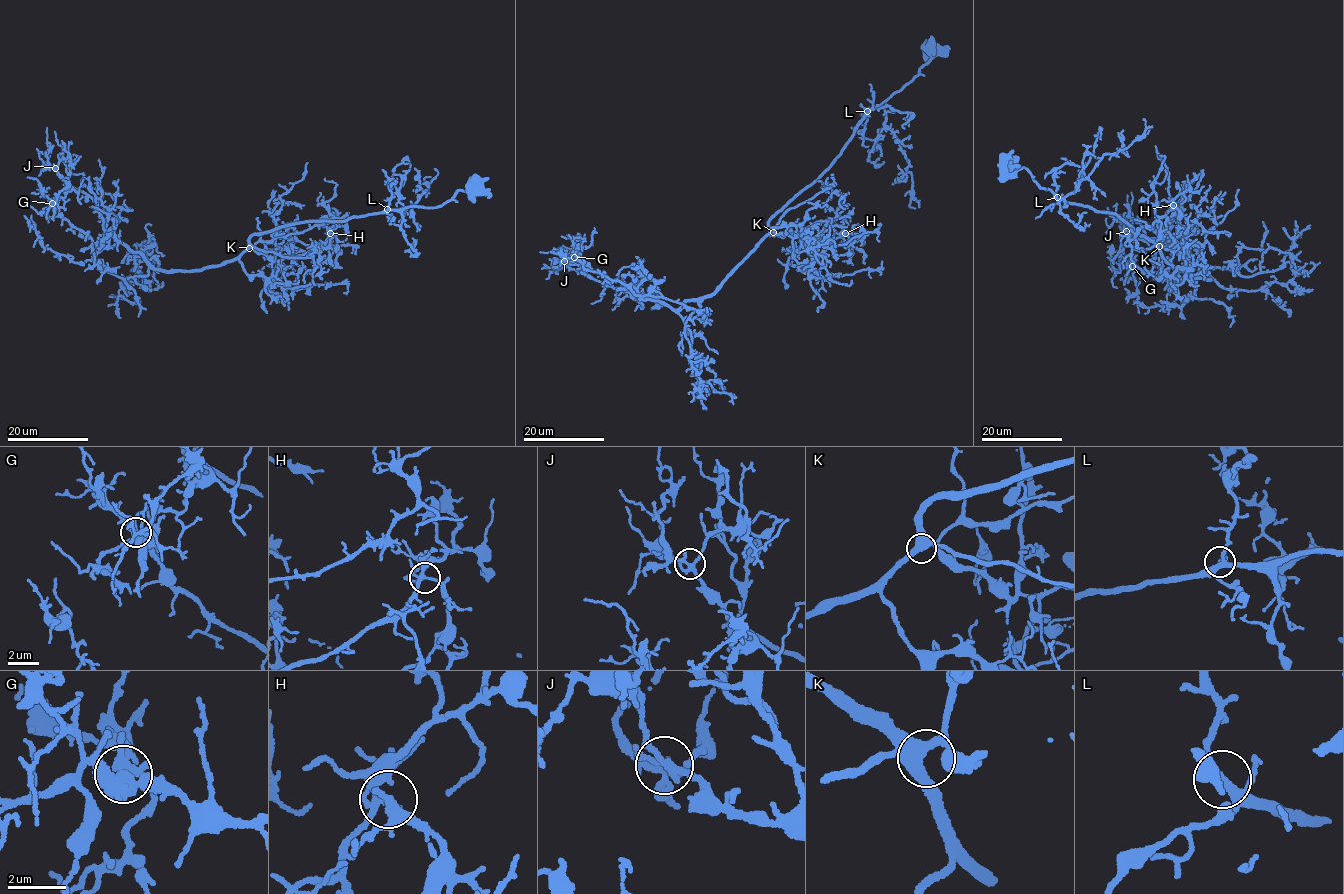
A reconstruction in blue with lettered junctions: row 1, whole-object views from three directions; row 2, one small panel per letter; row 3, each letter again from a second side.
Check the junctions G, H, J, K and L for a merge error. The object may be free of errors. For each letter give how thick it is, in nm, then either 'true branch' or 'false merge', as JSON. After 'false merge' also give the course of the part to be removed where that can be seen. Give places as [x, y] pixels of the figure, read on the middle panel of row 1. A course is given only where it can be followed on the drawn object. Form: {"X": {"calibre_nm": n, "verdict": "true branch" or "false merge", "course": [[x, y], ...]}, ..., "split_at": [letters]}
{"G": {"calibre_nm": 440, "verdict": "true branch"}, "H": {"calibre_nm": 240, "verdict": "true branch"}, "J": {"calibre_nm": 220, "verdict": "true branch"}, "K": {"calibre_nm": 440, "verdict": "true branch"}, "L": {"calibre_nm": 300, "verdict": "true branch"}, "split_at": []}

